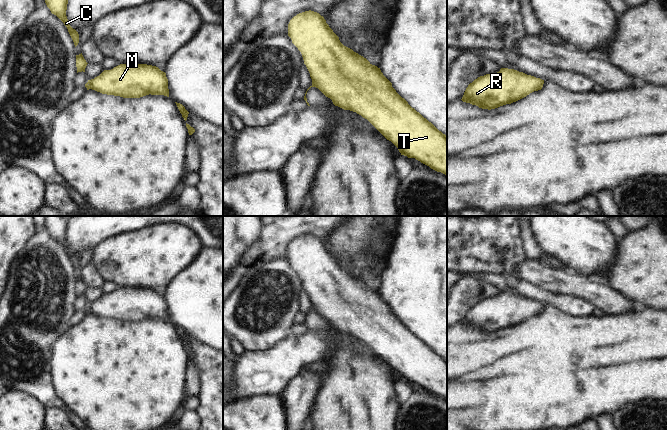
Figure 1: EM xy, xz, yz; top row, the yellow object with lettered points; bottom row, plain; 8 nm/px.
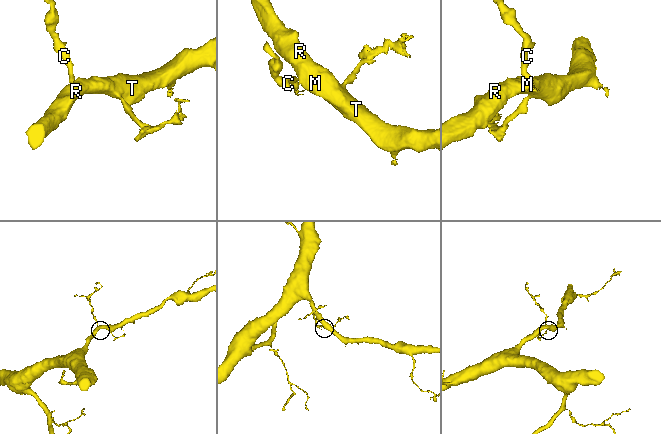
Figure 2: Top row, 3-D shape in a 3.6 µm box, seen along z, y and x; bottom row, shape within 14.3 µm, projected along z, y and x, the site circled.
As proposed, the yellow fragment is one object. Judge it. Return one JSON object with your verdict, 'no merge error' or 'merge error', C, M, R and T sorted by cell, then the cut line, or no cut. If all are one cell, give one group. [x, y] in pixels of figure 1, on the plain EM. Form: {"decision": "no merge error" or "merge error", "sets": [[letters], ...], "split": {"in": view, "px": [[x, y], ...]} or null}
{"decision": "merge error", "sets": [["C"], ["M", "R", "T"]], "split": {"in": "xy", "px": [[88, 309], [91, 312]]}}

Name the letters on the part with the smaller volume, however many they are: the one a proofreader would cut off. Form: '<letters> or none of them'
C

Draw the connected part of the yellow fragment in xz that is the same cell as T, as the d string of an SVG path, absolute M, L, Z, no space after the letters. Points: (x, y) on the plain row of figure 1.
M311 234L297 238L288 248L288 260L302 278L312 309L330 322L335 330L367 343L398 372L401 379L415 382L447 399L447 360L396 316L380 292L344 270L323 240Z

